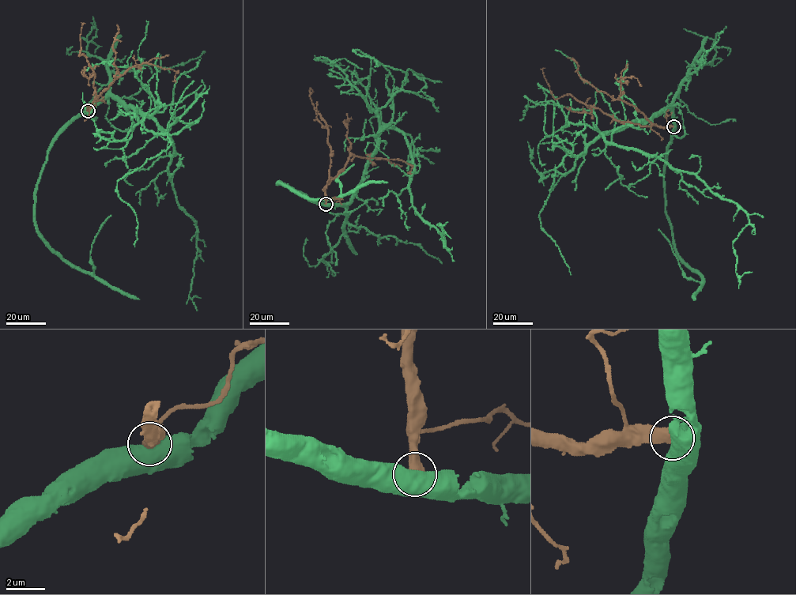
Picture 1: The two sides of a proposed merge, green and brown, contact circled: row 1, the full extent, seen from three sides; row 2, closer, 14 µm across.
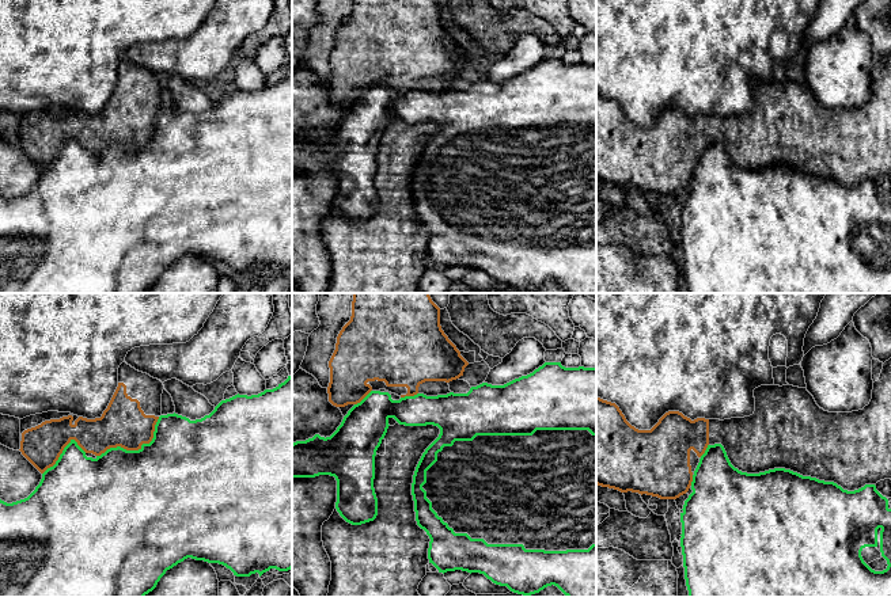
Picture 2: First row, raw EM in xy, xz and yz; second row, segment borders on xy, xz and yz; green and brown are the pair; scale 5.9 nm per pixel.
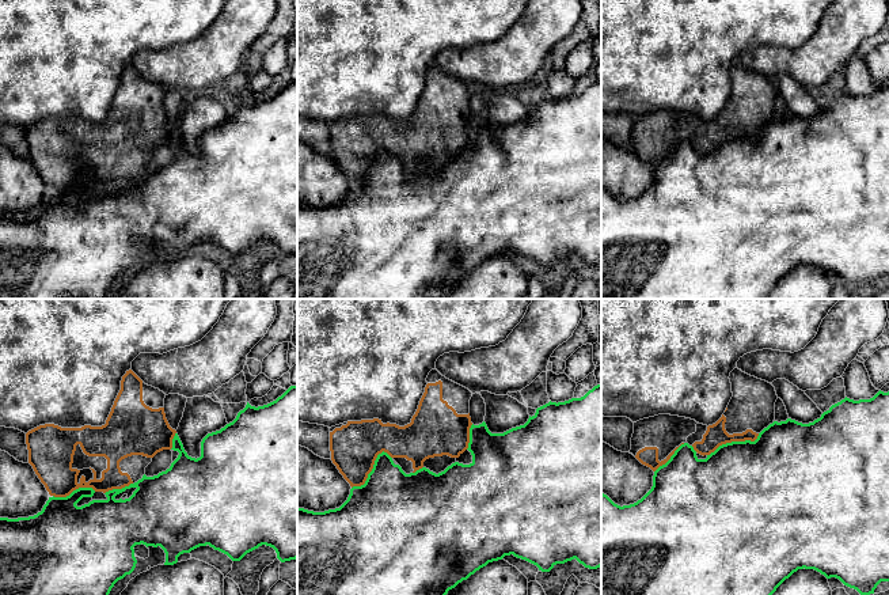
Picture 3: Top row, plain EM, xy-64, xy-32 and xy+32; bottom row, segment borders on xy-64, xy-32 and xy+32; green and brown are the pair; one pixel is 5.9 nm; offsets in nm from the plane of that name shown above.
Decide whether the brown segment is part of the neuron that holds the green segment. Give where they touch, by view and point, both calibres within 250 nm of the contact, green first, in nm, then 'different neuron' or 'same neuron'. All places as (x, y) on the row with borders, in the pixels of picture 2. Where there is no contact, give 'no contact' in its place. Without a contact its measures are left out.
meets green in xy at (135, 451); 500 nm thick on the green side, 280 nm on the other; different neuron

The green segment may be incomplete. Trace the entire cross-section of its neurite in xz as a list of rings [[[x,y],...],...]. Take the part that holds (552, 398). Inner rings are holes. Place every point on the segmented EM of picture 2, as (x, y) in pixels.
[[[545,362],[527,376],[515,379],[504,385],[482,383],[471,387],[467,393],[454,393],[401,398],[386,389],[371,391],[360,403],[354,404],[344,417],[341,425],[330,437],[315,434],[306,441],[292,444],[292,478],[315,478],[330,475],[337,480],[335,509],[352,525],[374,521],[378,516],[378,498],[374,488],[375,456],[388,429],[388,419],[394,418],[405,426],[433,425],[440,429],[439,437],[422,453],[412,483],[412,495],[417,525],[429,536],[428,559],[439,573],[462,570],[484,574],[493,583],[507,586],[511,592],[531,596],[547,586],[557,586],[566,597],[596,597],[596,368],[565,368],[561,362]]]

